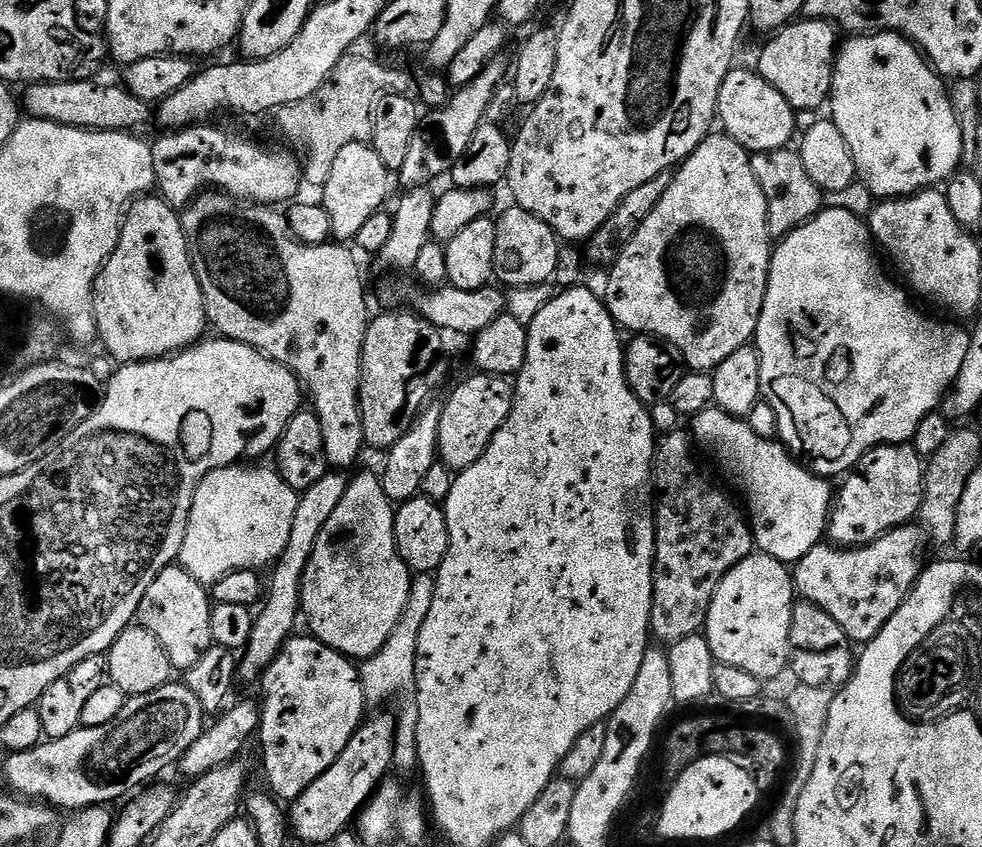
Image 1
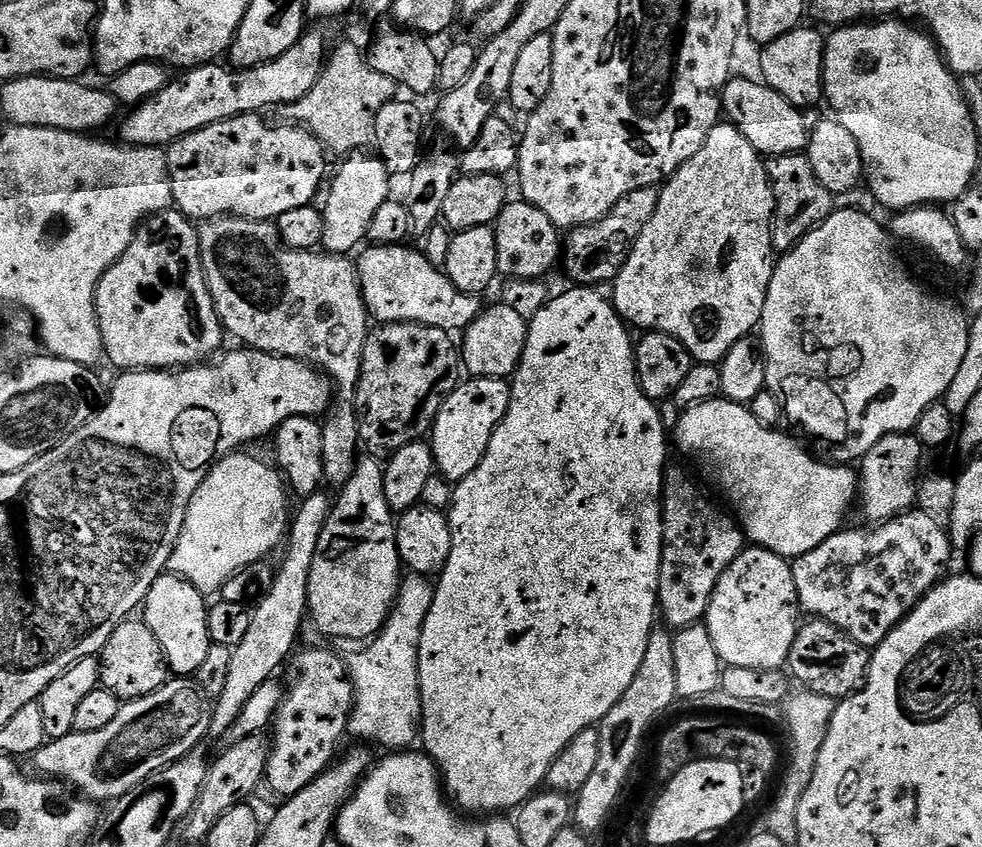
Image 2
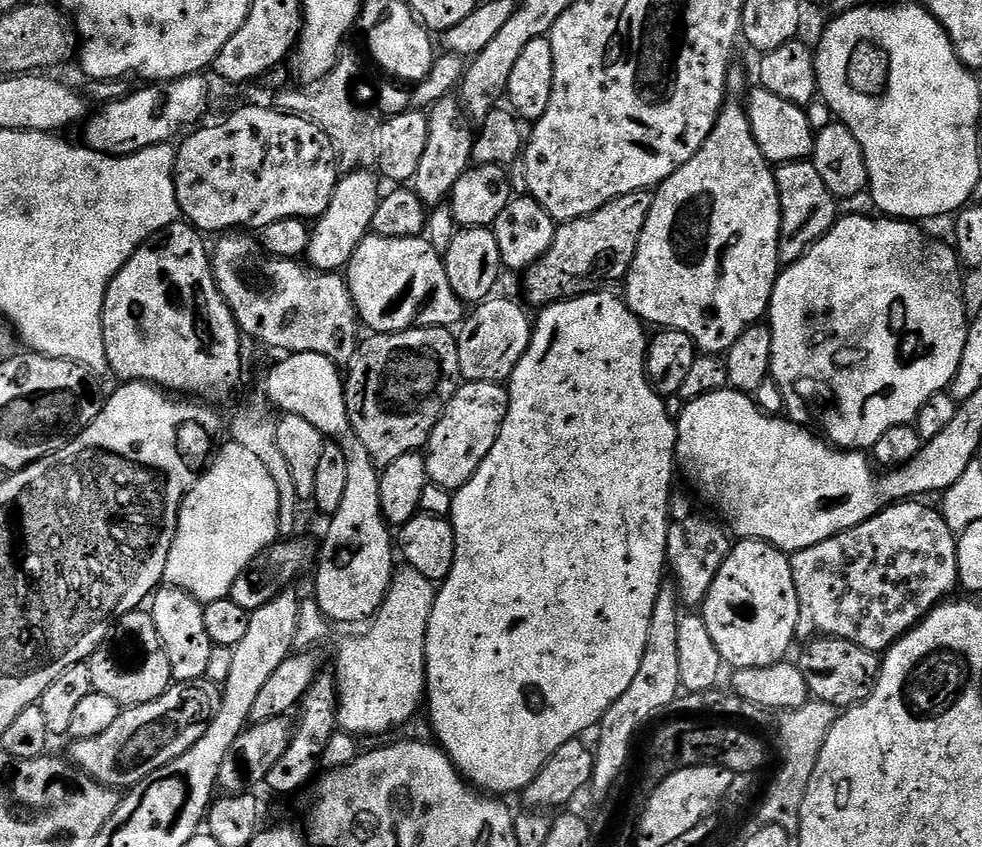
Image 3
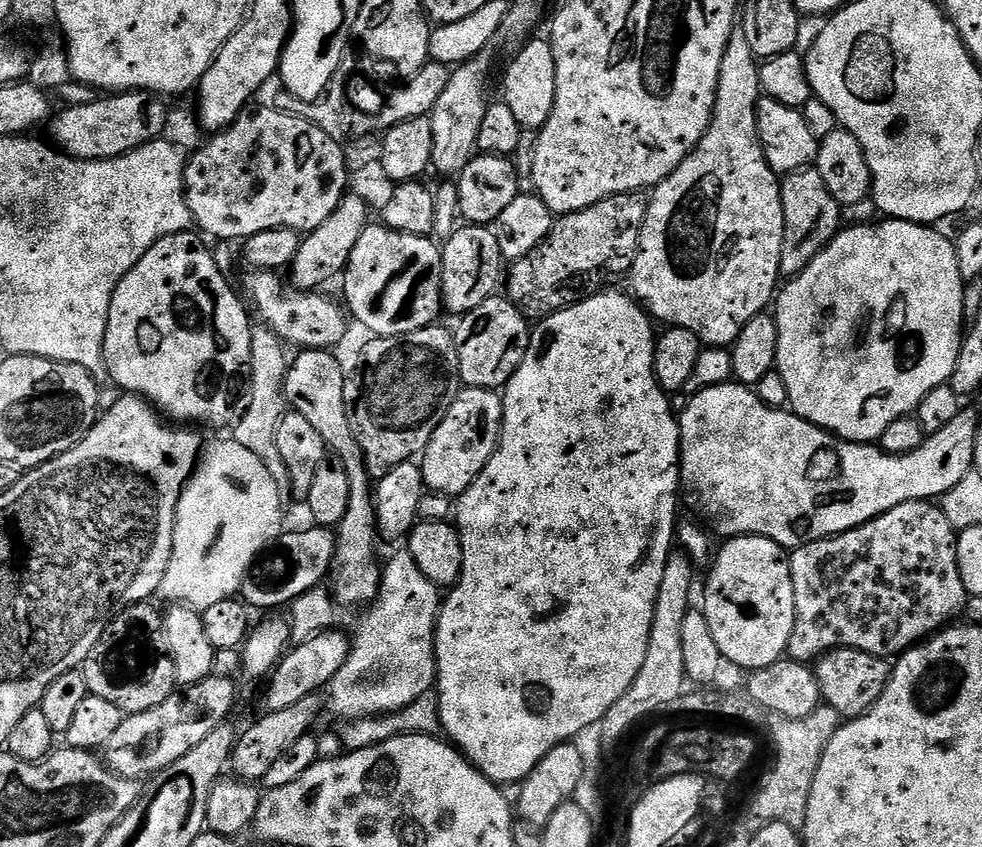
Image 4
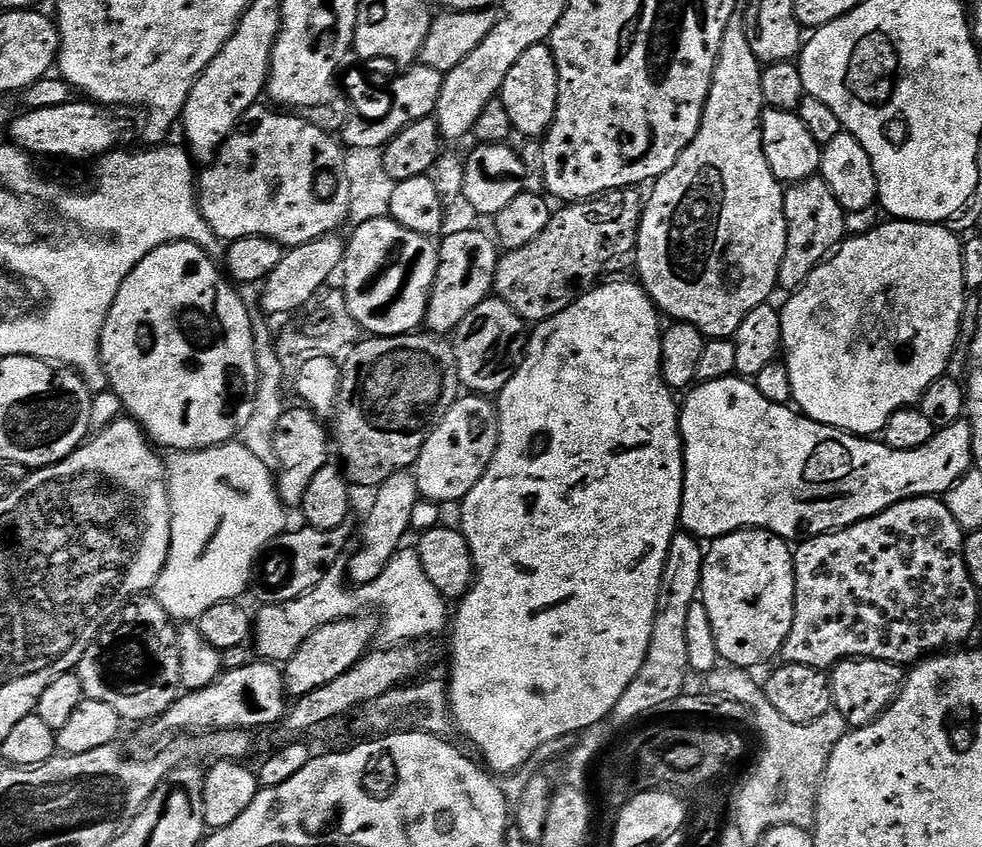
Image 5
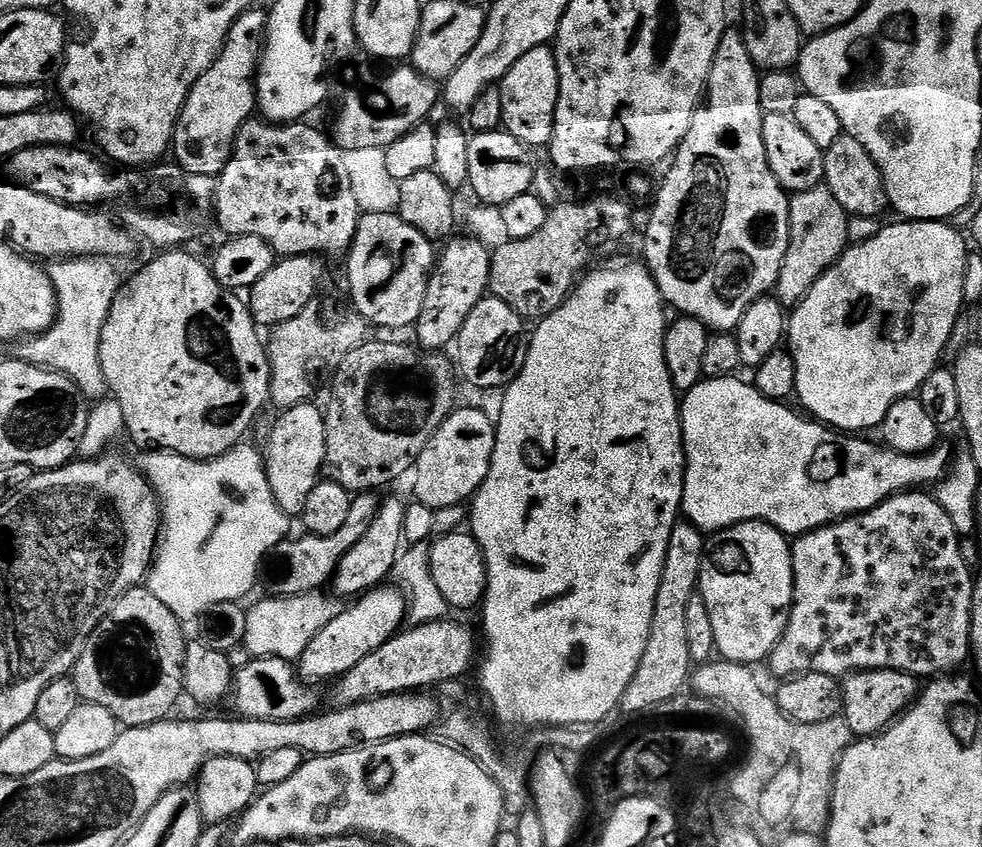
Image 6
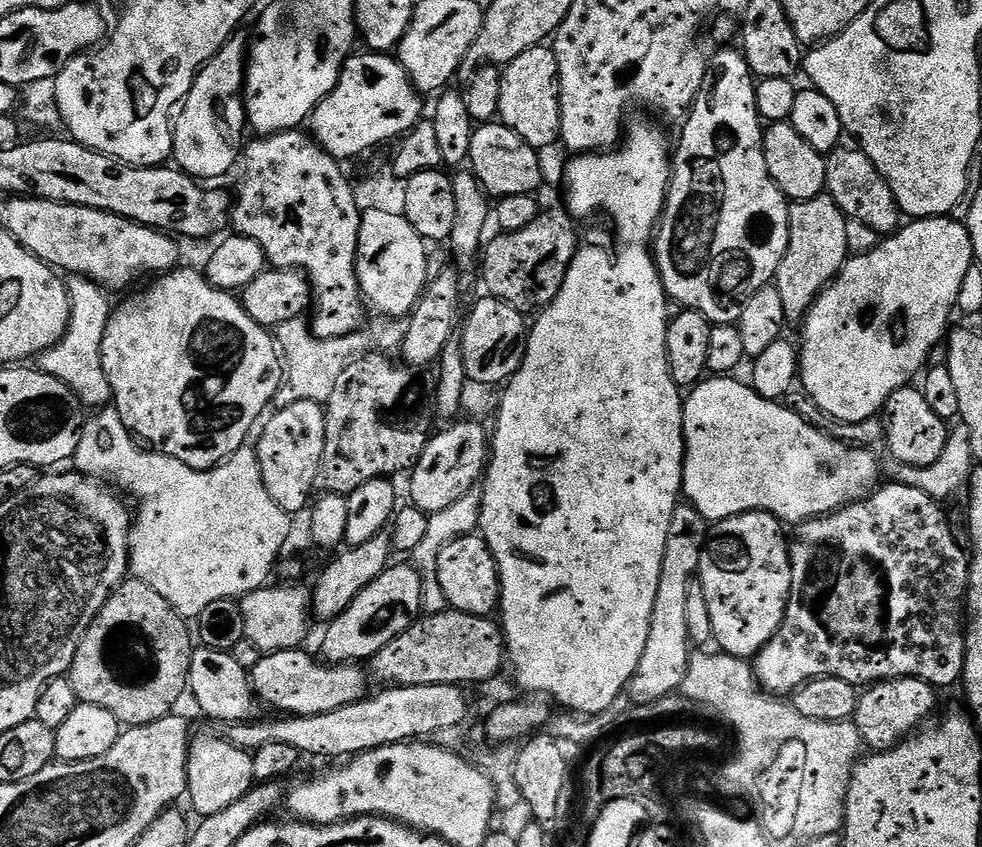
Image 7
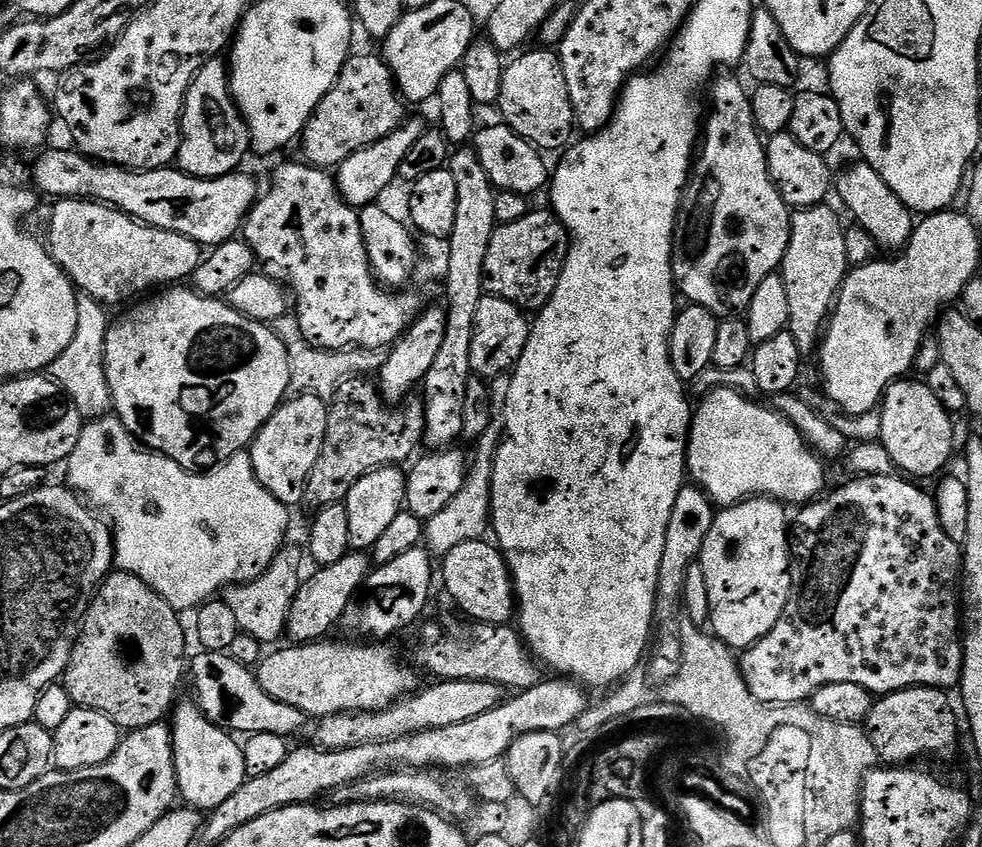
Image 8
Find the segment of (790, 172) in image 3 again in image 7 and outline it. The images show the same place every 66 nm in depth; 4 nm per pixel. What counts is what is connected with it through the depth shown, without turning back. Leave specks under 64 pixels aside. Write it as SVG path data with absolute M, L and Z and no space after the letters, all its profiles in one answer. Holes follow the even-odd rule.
M827 194L809 200L797 200L789 207L788 245L774 281L778 295L782 297L782 310L786 310L789 325L799 325L803 321L812 309L812 303L824 293L850 258L846 242L848 222L843 210Z

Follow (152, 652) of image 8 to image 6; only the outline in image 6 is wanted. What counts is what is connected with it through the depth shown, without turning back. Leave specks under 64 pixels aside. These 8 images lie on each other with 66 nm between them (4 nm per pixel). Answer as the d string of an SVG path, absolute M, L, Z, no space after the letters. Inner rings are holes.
M147 586L131 588L110 610L108 617L94 630L82 654L76 659L74 679L81 701L106 706L121 725L141 728L173 715L172 707L184 691L184 663L189 641L184 640L185 625Z

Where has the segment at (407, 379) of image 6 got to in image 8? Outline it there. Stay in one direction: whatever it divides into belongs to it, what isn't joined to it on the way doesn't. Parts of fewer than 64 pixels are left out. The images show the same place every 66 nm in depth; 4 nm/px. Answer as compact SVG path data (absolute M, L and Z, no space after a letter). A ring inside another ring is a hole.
M371 379L342 382L330 400L326 442L322 446L318 466L314 466L308 479L304 504L312 510L344 504L350 490L366 474L379 468L403 465L403 460L411 461L417 455L416 447L424 444L426 426L423 399L412 399L405 399L399 406L393 407L380 395L379 387Z

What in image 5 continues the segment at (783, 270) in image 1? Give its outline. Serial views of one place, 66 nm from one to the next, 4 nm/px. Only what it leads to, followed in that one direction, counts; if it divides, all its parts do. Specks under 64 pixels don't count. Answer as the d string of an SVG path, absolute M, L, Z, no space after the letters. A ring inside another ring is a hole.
M895 218L887 222L879 223L868 233L849 235L827 260L822 261L812 271L804 285L787 297L784 308L779 309L782 318L782 363L787 366L790 374L790 390L795 407L814 422L834 426L843 432L851 432L853 436L865 438L883 433L886 422L895 412L913 407L921 394L938 377L949 371L948 363L956 356L960 319L966 297L966 289L962 282L962 240L959 235L948 230L943 223L923 224L917 220Z

